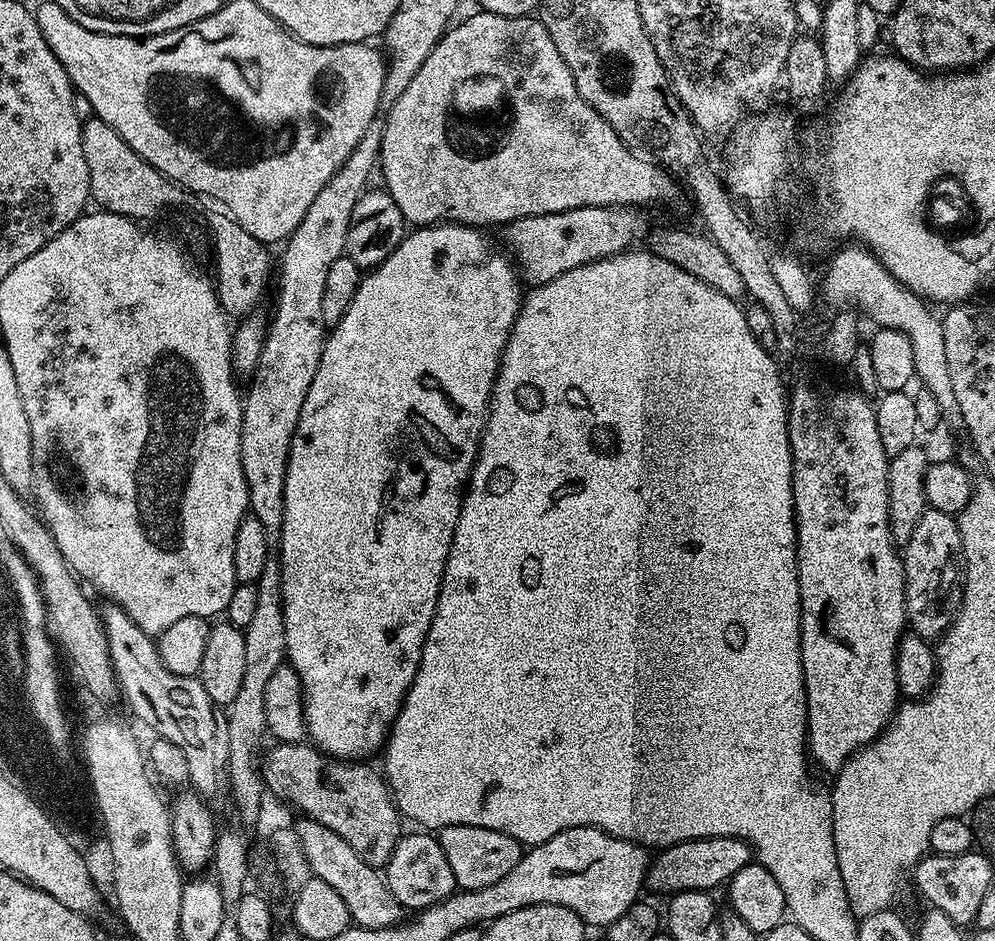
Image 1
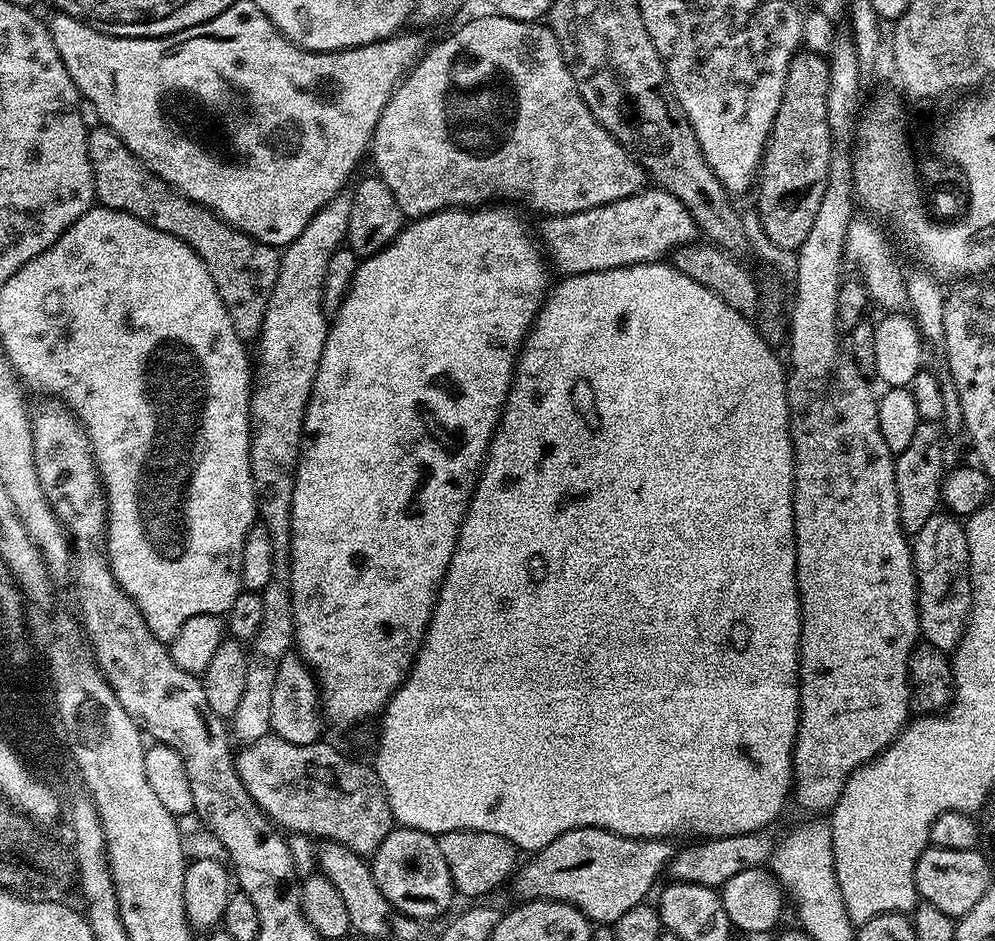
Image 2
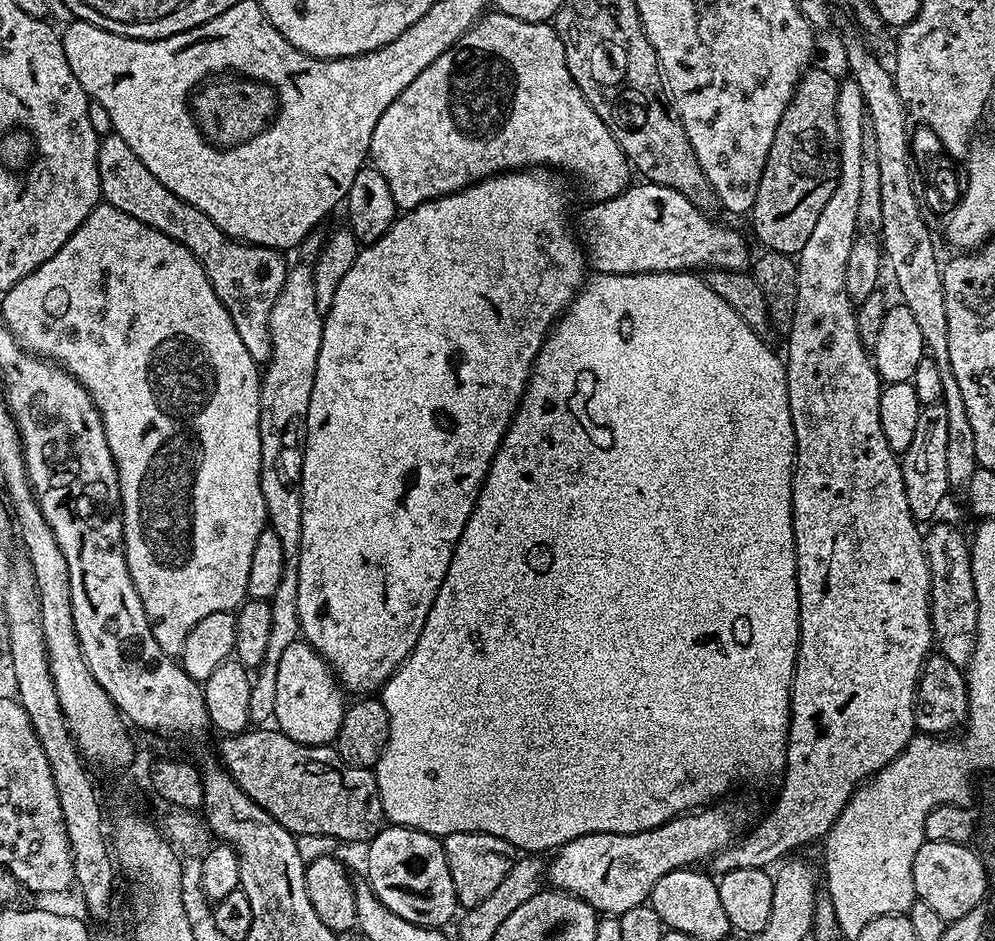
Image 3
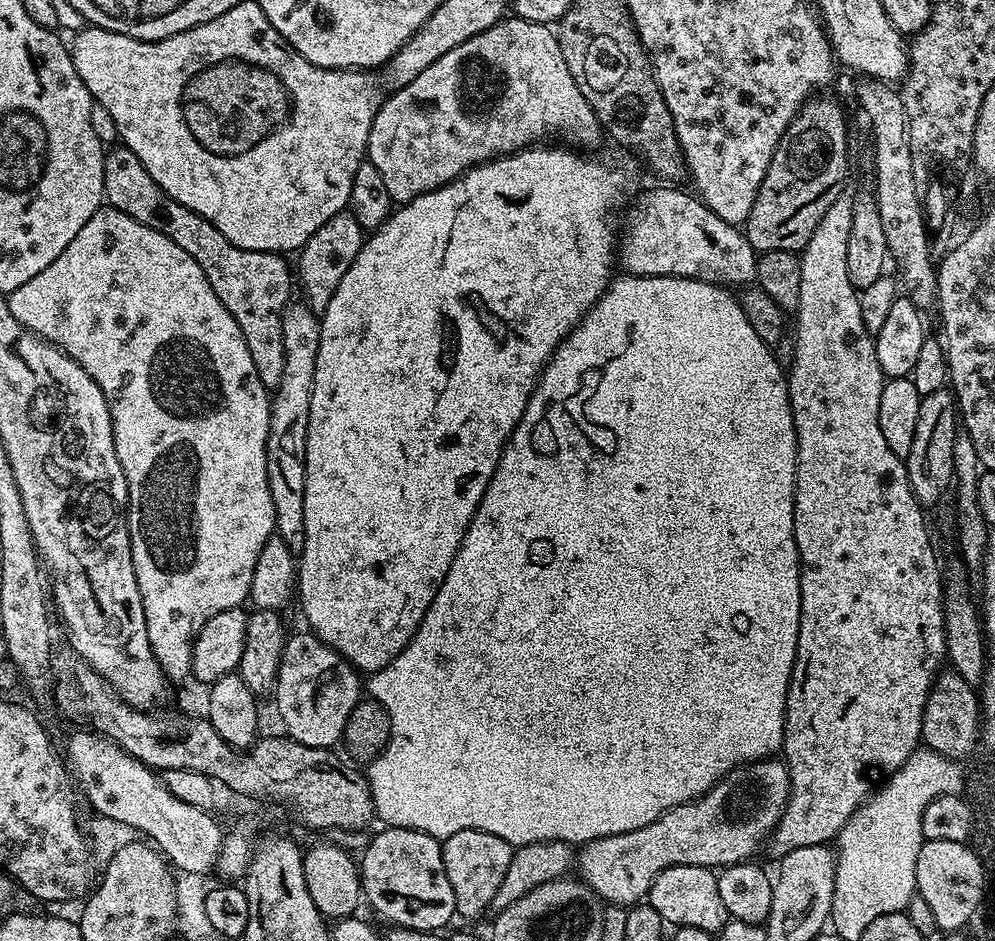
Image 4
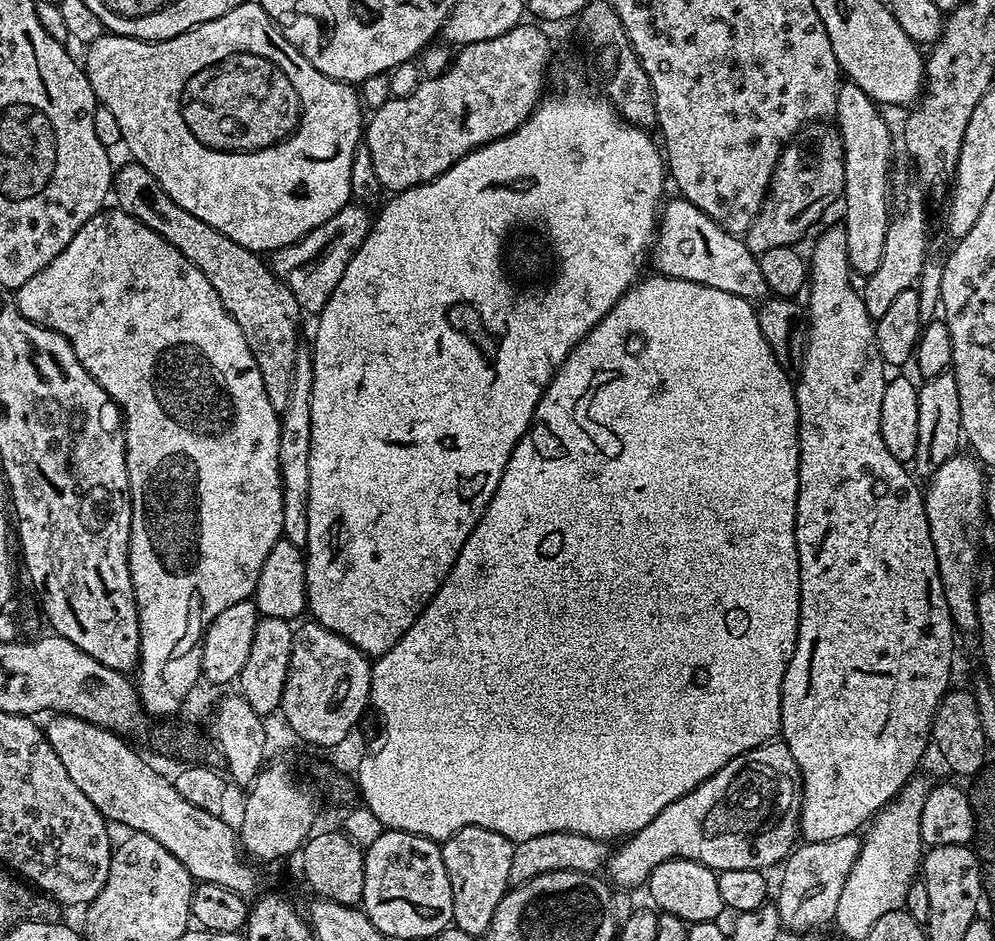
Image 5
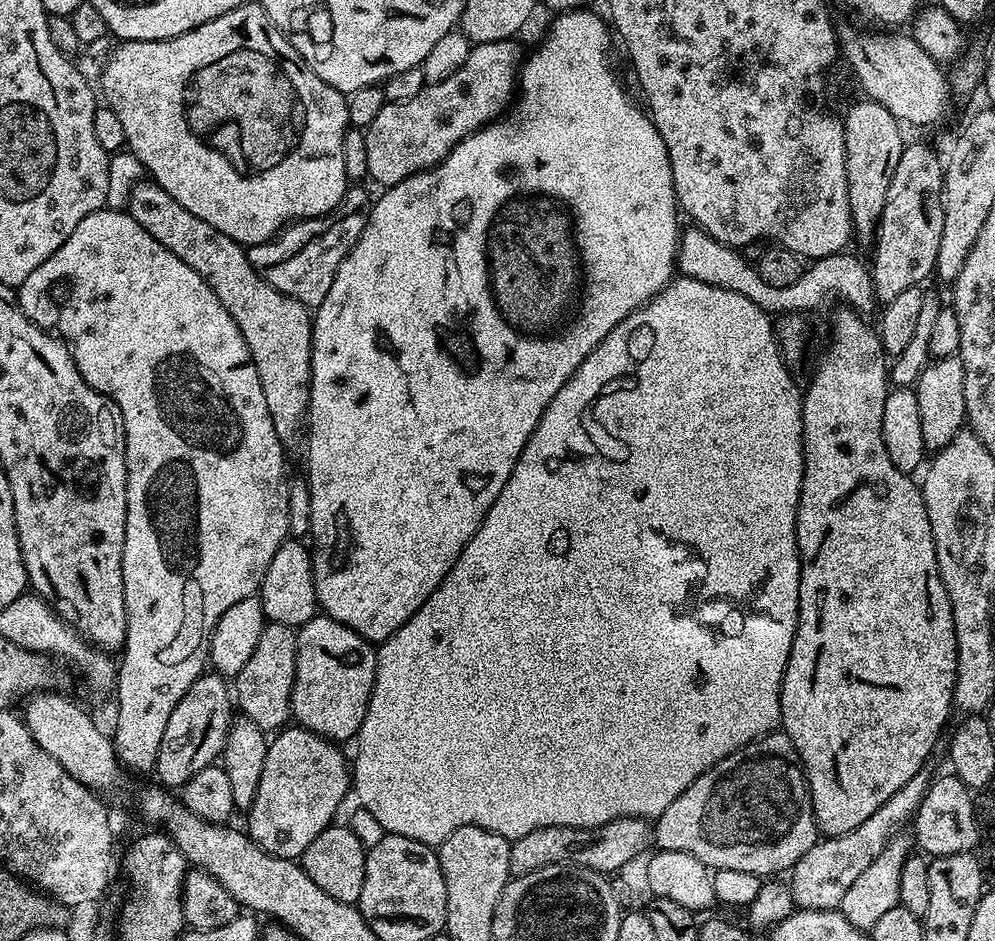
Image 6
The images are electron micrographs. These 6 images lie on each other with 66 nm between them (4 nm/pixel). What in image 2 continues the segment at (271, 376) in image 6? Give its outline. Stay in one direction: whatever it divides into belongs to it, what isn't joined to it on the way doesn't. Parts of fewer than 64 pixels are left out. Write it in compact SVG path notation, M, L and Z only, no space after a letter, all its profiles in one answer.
M99 126L89 131L88 153L97 201L103 207L130 213L166 234L174 234L191 246L198 258L202 258L206 270L210 270L210 278L214 278L214 286L218 286L218 298L222 298L222 306L226 306L236 333L245 342L255 341L262 330L270 290L274 290L274 282L278 282L280 252L180 195L160 176L154 175L108 128Z

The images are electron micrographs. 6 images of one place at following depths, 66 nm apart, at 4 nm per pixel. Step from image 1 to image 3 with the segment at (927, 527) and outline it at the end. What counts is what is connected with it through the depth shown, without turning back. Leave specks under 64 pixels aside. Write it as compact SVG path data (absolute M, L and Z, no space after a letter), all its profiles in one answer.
M933 523L925 533L924 551L931 570L931 624L937 651L950 662L967 667L977 645L977 596L974 594L971 547L966 536L954 526Z

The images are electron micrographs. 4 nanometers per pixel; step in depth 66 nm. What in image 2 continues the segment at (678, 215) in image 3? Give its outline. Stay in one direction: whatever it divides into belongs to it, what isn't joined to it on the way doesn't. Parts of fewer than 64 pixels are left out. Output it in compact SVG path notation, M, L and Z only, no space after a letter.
M659 186L645 187L630 198L622 198L606 206L565 216L550 216L543 222L539 236L543 251L551 267L555 271L557 268L564 276L654 264L663 261L683 244L693 243L698 236L695 220L686 206Z

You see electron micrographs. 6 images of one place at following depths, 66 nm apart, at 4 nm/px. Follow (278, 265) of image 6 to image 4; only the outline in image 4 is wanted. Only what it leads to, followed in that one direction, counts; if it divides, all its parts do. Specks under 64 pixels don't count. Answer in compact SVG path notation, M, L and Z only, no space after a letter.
M351 211L339 212L330 222L326 222L299 249L300 261L294 264L294 272L298 277L298 288L304 291L303 303L313 312L323 314L326 306L330 306L330 298L334 298L334 290L338 290L338 282L342 282L342 274L350 270L354 258L358 258L358 250L364 245L365 229L354 219Z

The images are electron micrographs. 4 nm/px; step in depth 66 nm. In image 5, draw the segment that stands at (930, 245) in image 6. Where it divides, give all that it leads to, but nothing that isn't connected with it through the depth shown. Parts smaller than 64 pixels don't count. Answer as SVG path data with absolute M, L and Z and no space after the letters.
M908 192L900 201L895 201L894 211L891 213L888 229L886 230L886 250L882 250L882 262L878 270L870 274L862 284L864 305L873 322L886 314L888 307L898 299L902 290L913 287L920 278L923 263L928 258L928 241L930 227L928 228L928 212L920 201L916 192Z

